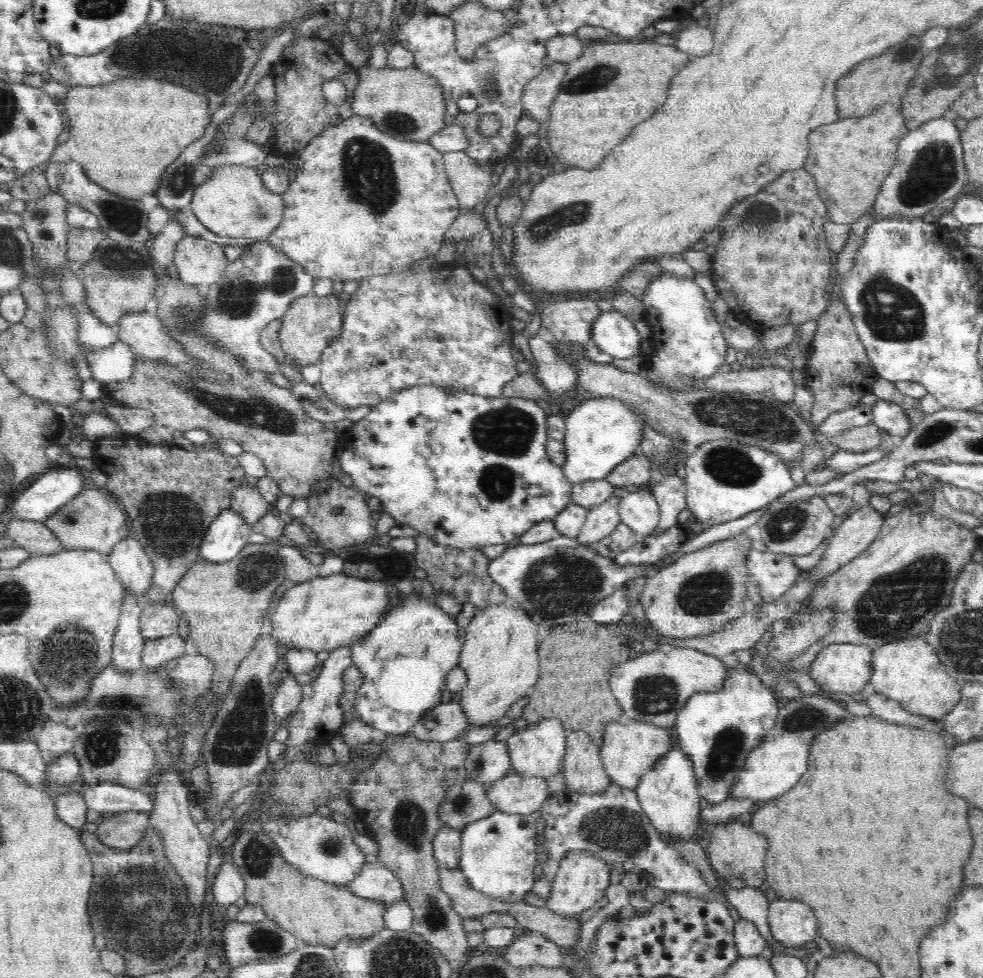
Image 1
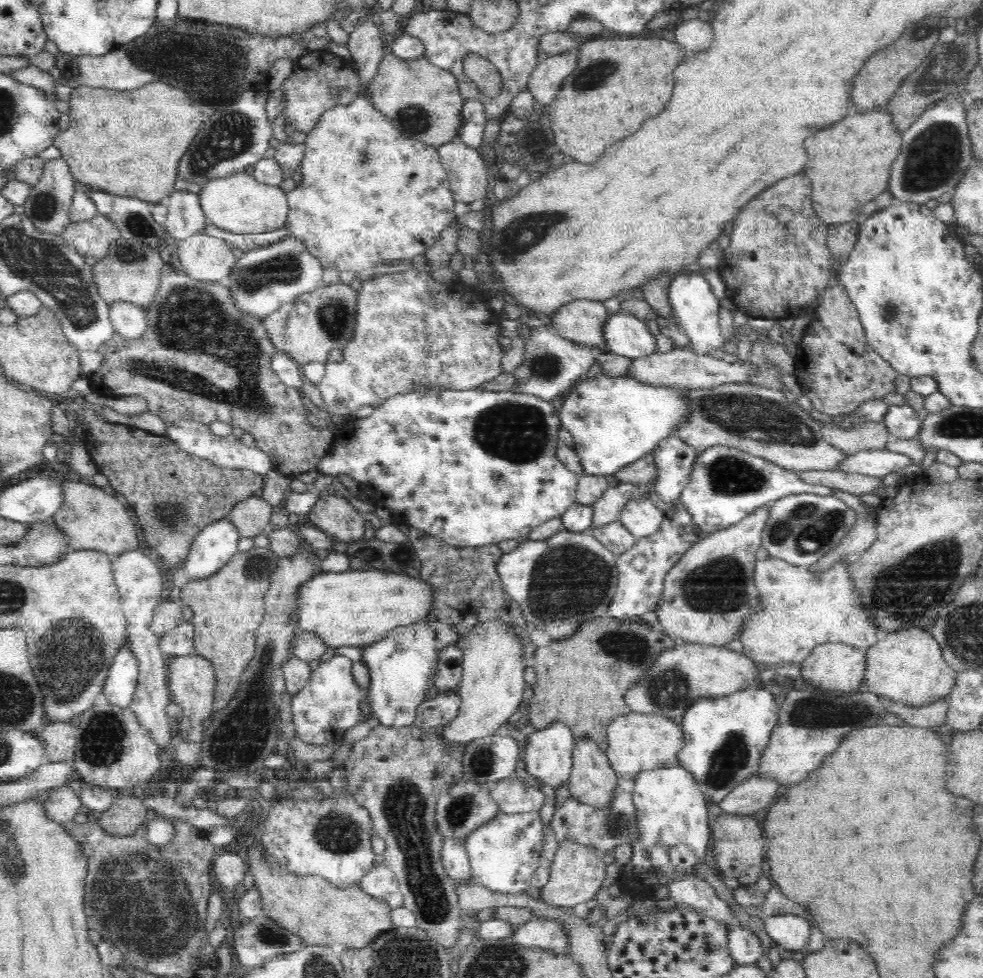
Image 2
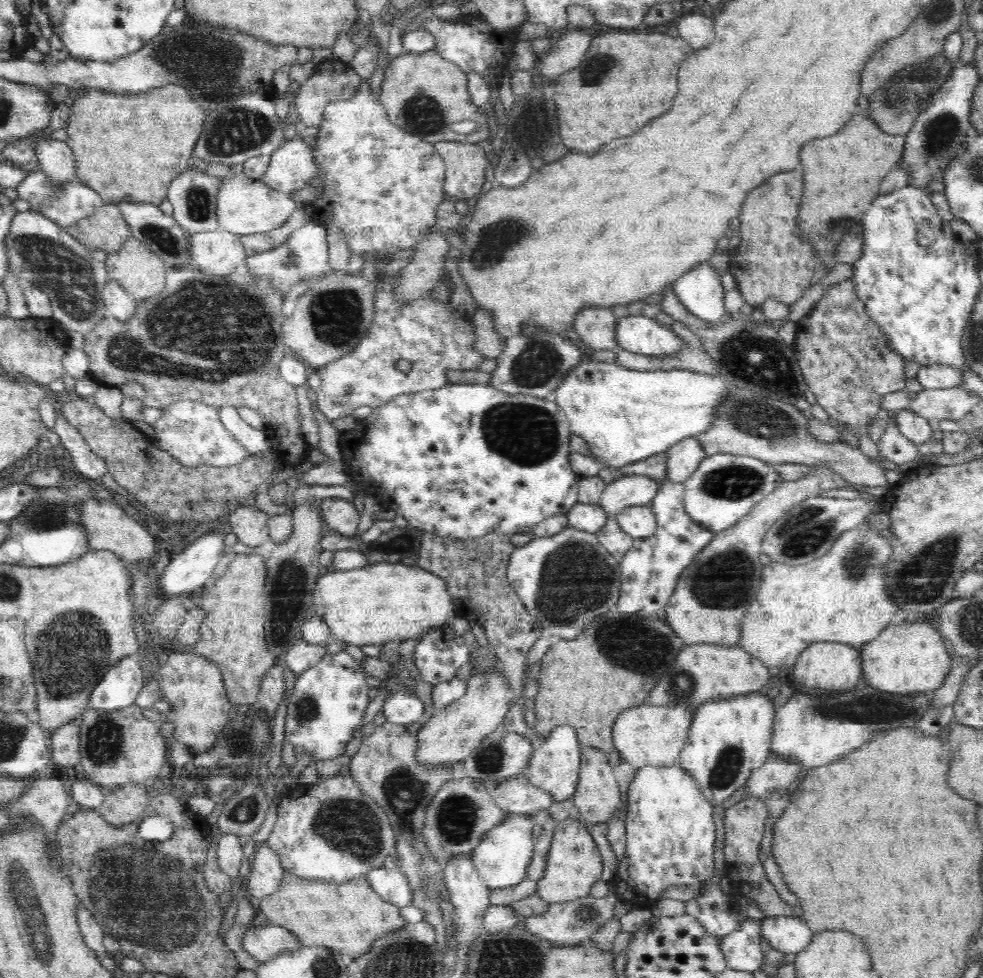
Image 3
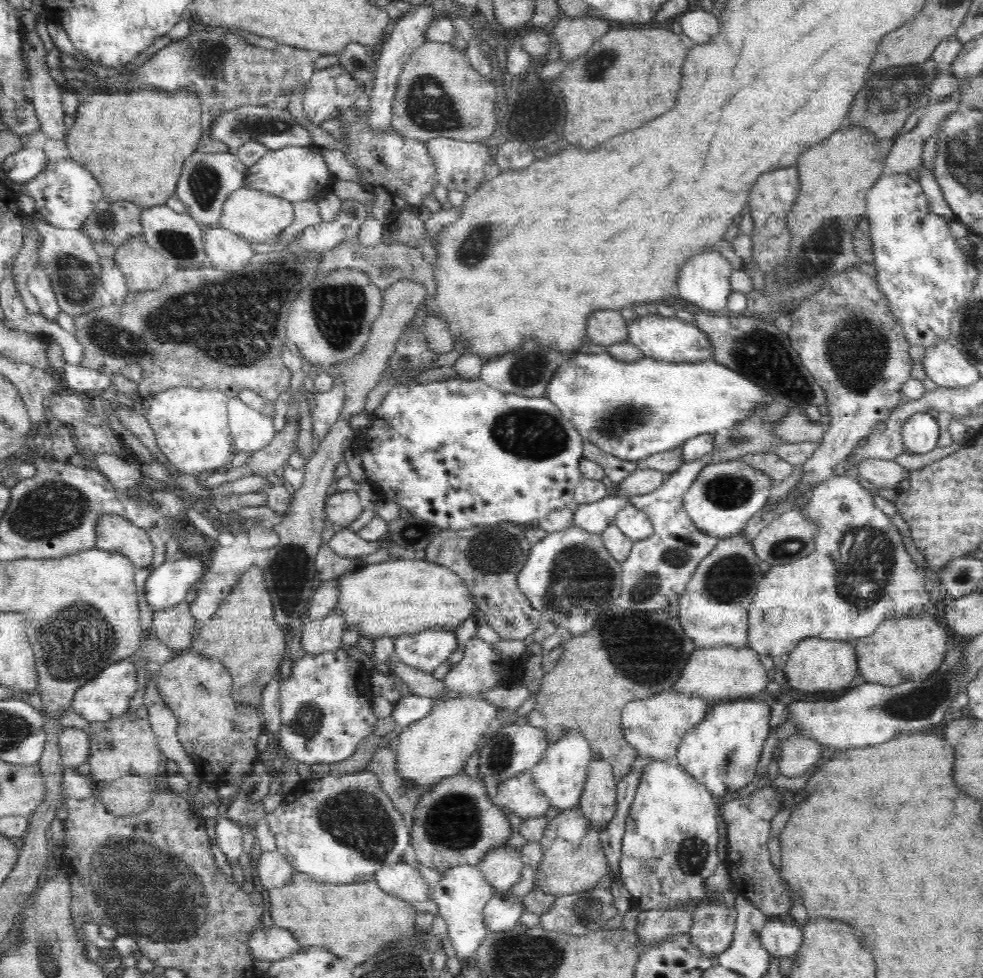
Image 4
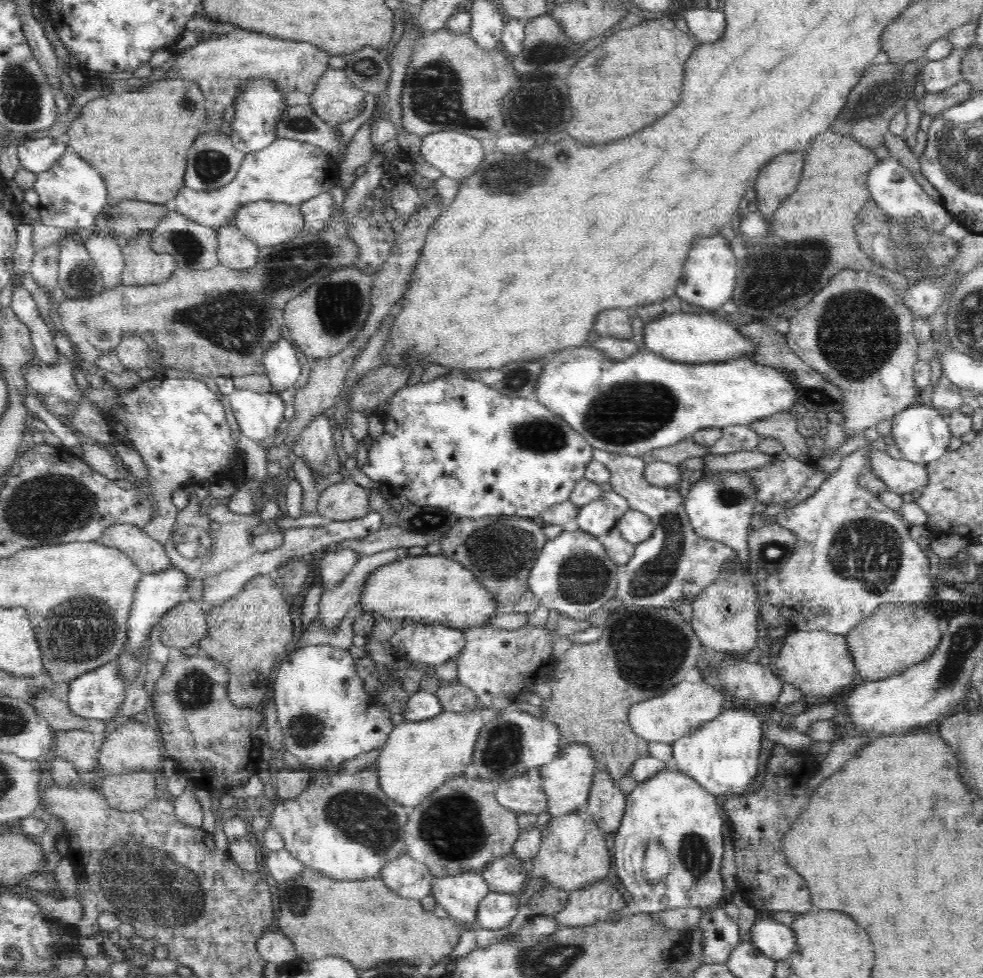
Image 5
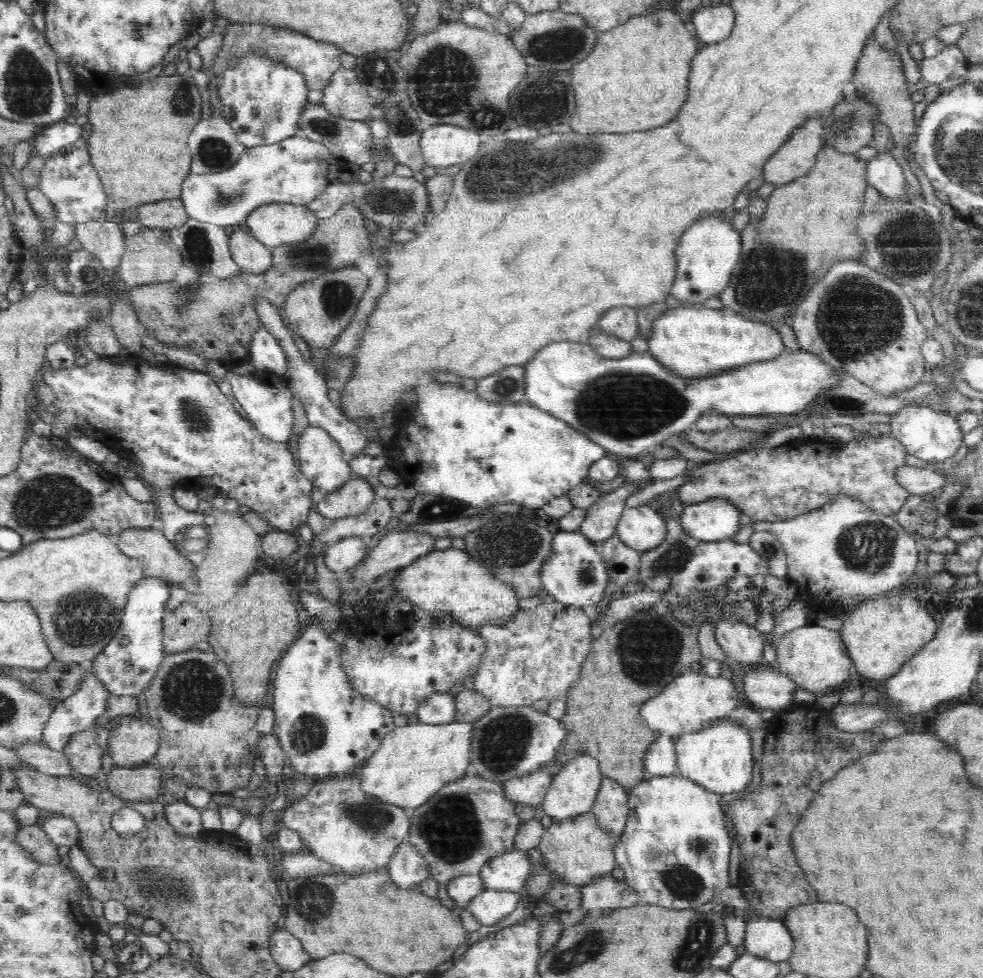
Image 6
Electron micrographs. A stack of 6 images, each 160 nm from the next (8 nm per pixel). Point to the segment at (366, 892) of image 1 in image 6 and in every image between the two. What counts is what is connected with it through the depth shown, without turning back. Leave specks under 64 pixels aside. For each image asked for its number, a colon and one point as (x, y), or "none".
2: (379, 882)
3: (391, 885)
4: (403, 880)
5: (411, 879)
6: (407, 869)

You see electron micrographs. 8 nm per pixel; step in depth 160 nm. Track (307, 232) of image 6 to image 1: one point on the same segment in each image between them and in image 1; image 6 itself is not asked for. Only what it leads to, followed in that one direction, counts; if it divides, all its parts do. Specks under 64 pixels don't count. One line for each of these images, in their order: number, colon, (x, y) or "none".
1: (233, 202)
2: (238, 203)
3: (243, 206)
4: (259, 217)
5: (266, 223)

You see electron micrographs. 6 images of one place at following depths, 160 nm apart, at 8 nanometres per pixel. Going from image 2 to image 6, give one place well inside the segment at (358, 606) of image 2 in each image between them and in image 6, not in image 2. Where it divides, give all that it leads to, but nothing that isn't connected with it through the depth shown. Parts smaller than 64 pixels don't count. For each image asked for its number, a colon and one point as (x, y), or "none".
3: (382, 603)
4: (403, 596)
5: (430, 589)
6: (449, 580)

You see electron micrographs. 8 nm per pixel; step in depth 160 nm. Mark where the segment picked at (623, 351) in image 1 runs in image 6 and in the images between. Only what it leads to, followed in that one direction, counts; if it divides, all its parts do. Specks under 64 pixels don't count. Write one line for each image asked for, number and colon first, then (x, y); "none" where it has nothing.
2: (623, 334)
3: (639, 334)
4: (669, 339)
5: (694, 338)
6: (697, 342)

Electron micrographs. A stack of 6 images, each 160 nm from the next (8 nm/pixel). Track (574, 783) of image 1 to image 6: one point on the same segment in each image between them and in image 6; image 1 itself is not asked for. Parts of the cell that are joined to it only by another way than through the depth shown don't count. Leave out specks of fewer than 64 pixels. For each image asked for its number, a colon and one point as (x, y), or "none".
2: (593, 781)
3: (597, 798)
4: (598, 803)
5: (606, 803)
6: (610, 808)

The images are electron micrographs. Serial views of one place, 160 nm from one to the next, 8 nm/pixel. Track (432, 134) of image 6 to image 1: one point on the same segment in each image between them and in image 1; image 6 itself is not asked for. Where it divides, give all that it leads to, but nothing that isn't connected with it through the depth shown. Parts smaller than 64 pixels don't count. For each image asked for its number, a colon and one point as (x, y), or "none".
1: (470, 183)
2: (467, 174)
3: (466, 163)
4: (460, 165)
5: (457, 156)

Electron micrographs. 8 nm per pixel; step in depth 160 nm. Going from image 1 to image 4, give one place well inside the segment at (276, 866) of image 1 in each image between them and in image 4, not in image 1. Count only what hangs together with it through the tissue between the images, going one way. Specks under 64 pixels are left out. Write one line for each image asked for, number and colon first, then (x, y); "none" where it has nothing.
2: (322, 914)
3: (351, 916)
4: (354, 921)

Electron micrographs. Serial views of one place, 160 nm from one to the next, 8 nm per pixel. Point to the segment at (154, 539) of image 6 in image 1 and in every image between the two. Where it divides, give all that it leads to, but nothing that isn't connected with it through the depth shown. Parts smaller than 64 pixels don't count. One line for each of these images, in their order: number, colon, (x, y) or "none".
1: (93, 520)
2: (91, 519)
3: (109, 528)
4: (115, 533)
5: (150, 556)

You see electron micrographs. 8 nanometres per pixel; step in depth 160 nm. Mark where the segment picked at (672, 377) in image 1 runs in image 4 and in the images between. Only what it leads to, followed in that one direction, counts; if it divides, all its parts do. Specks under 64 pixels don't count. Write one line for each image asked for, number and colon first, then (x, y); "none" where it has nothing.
2: (695, 309)
3: (699, 290)
4: (704, 280)

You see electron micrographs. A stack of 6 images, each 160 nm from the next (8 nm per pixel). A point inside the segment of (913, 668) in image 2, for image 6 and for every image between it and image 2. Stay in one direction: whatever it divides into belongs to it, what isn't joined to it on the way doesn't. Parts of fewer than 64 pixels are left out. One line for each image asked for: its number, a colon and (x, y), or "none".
3: (908, 658)
4: (904, 649)
5: (898, 636)
6: (878, 644)

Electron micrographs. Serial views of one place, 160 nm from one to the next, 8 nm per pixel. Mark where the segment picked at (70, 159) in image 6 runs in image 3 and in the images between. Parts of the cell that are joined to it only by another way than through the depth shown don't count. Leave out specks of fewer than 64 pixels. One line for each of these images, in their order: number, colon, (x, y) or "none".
3: (66, 205)
4: (66, 193)
5: (72, 193)

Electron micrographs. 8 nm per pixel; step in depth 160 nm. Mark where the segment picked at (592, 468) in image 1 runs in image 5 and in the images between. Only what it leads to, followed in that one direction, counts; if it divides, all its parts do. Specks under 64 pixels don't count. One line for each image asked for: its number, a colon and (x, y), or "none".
2: (614, 421)
3: (623, 415)
4: (630, 411)
5: (631, 407)

